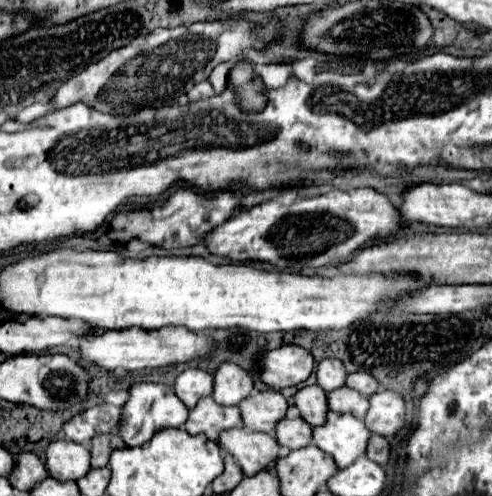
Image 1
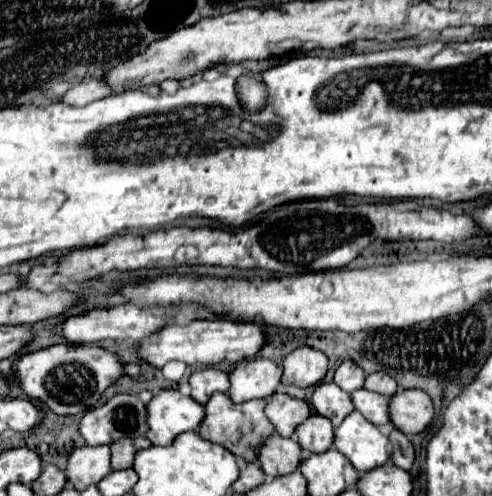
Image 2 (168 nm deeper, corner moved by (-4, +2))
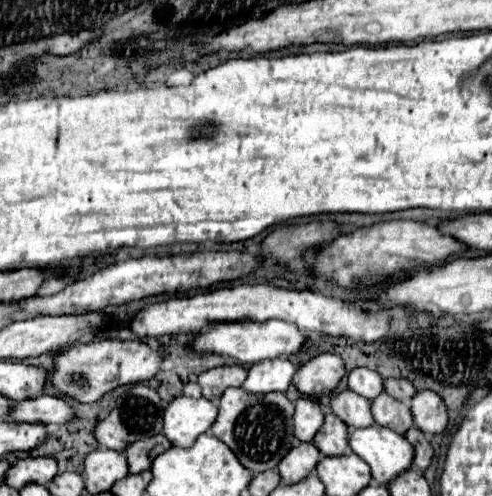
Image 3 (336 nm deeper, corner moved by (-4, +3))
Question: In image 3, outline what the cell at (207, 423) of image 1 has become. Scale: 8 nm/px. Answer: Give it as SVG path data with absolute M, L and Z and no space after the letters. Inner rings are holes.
M228 388L220 398L220 412L212 426L212 434L222 440L246 466L252 474L260 474L266 470L276 470L278 462L290 452L290 446L296 446L298 440L294 438L294 402L286 398L282 392L268 392L268 394L250 394L242 388Z

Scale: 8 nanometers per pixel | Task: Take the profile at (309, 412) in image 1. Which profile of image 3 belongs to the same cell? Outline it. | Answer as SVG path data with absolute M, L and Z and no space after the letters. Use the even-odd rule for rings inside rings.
M352 390L336 394L332 398L332 410L350 428L366 428L366 426L376 424L374 418L370 416L370 400L362 398L360 394Z

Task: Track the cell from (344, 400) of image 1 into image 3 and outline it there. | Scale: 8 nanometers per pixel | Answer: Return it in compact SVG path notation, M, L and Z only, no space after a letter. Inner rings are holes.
M382 394L372 400L372 414L376 424L386 426L398 434L406 434L414 426L410 406L388 394Z

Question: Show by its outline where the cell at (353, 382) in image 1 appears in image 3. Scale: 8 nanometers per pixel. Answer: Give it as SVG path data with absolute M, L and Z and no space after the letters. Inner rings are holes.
M390 378L384 382L384 386L386 386L386 394L390 394L402 402L410 402L412 396L416 394L416 388L412 386L410 380L392 380Z

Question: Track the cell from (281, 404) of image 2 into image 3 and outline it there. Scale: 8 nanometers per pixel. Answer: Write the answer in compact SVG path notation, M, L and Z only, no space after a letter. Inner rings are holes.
M300 398L296 402L296 414L294 414L294 430L296 438L302 442L312 442L316 432L322 428L324 414L316 400L312 398Z

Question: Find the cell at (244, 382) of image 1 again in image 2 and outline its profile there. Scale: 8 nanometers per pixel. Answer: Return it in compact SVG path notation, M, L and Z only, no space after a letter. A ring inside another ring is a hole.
M250 359L244 365L236 365L230 373L228 397L234 403L250 399L268 399L280 383L282 369L270 359Z

